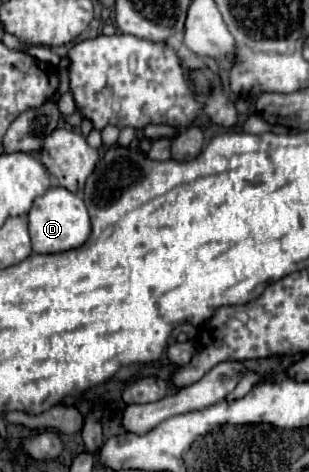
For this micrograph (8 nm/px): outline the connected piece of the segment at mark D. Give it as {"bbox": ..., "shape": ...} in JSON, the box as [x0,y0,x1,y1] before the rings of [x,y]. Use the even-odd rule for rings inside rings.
{"bbox":[28,187,90,253],"shape":[[[52,187],[44,195],[34,199],[34,205],[28,213],[28,229],[34,253],[62,253],[68,249],[76,249],[90,235],[88,209],[80,195],[64,187]]]}

